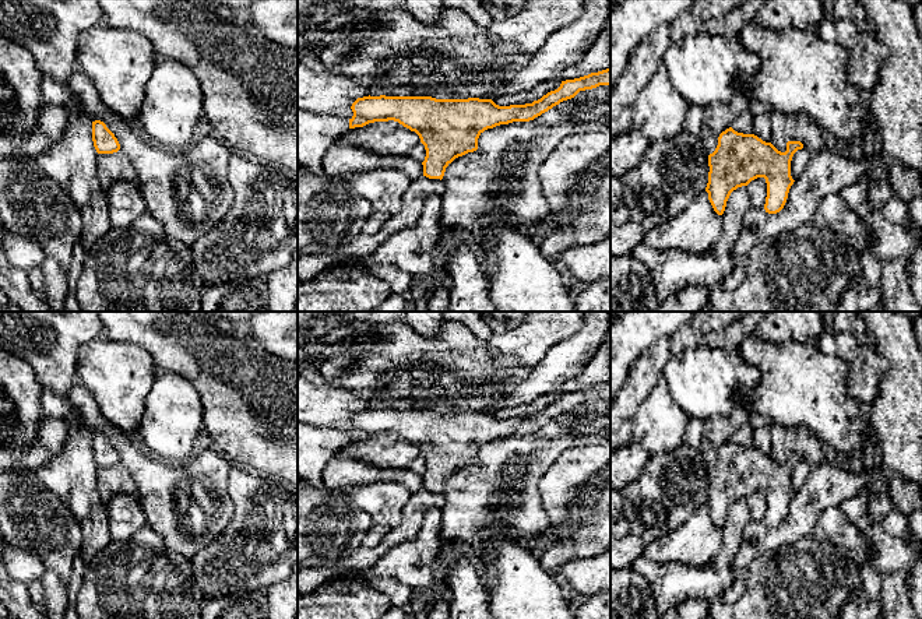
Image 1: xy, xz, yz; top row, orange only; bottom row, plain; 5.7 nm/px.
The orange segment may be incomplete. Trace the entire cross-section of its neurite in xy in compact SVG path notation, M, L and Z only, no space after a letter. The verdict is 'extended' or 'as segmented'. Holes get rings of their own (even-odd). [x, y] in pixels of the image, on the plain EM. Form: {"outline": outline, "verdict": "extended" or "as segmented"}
{"outline": "M101 433L92 435L92 454L98 467L113 467L120 463L117 451Z", "verdict": "as segmented"}

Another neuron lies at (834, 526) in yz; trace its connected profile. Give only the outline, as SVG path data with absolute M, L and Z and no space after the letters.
M840 506L827 507L821 513L817 534L844 551L858 566L869 566L875 556L873 546Z

